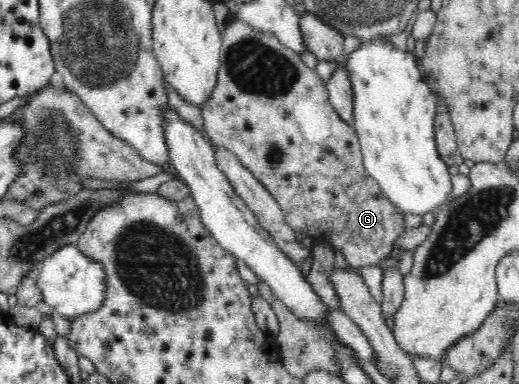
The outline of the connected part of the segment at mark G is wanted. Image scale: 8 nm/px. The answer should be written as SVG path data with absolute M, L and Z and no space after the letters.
M230 18L226 25L225 35L222 36L222 47L220 48L220 67L218 76L216 77L215 87L211 89L211 93L207 95L207 99L199 105L201 108L201 125L202 136L206 142L215 148L225 148L232 151L239 161L257 178L270 192L273 197L279 202L285 219L295 231L302 231L309 235L314 235L316 238L327 240L334 249L339 249L345 254L347 263L350 263L354 268L361 268L365 265L375 265L384 257L392 254L390 245L392 239L399 237L406 231L403 225L403 215L393 207L393 204L384 196L377 180L364 168L362 162L362 153L360 143L356 136L354 124L348 124L335 111L335 108L328 101L327 89L323 80L315 72L315 69L309 68L302 60L299 52L293 48L281 43L279 38L271 33L263 30L255 29L239 19Z

